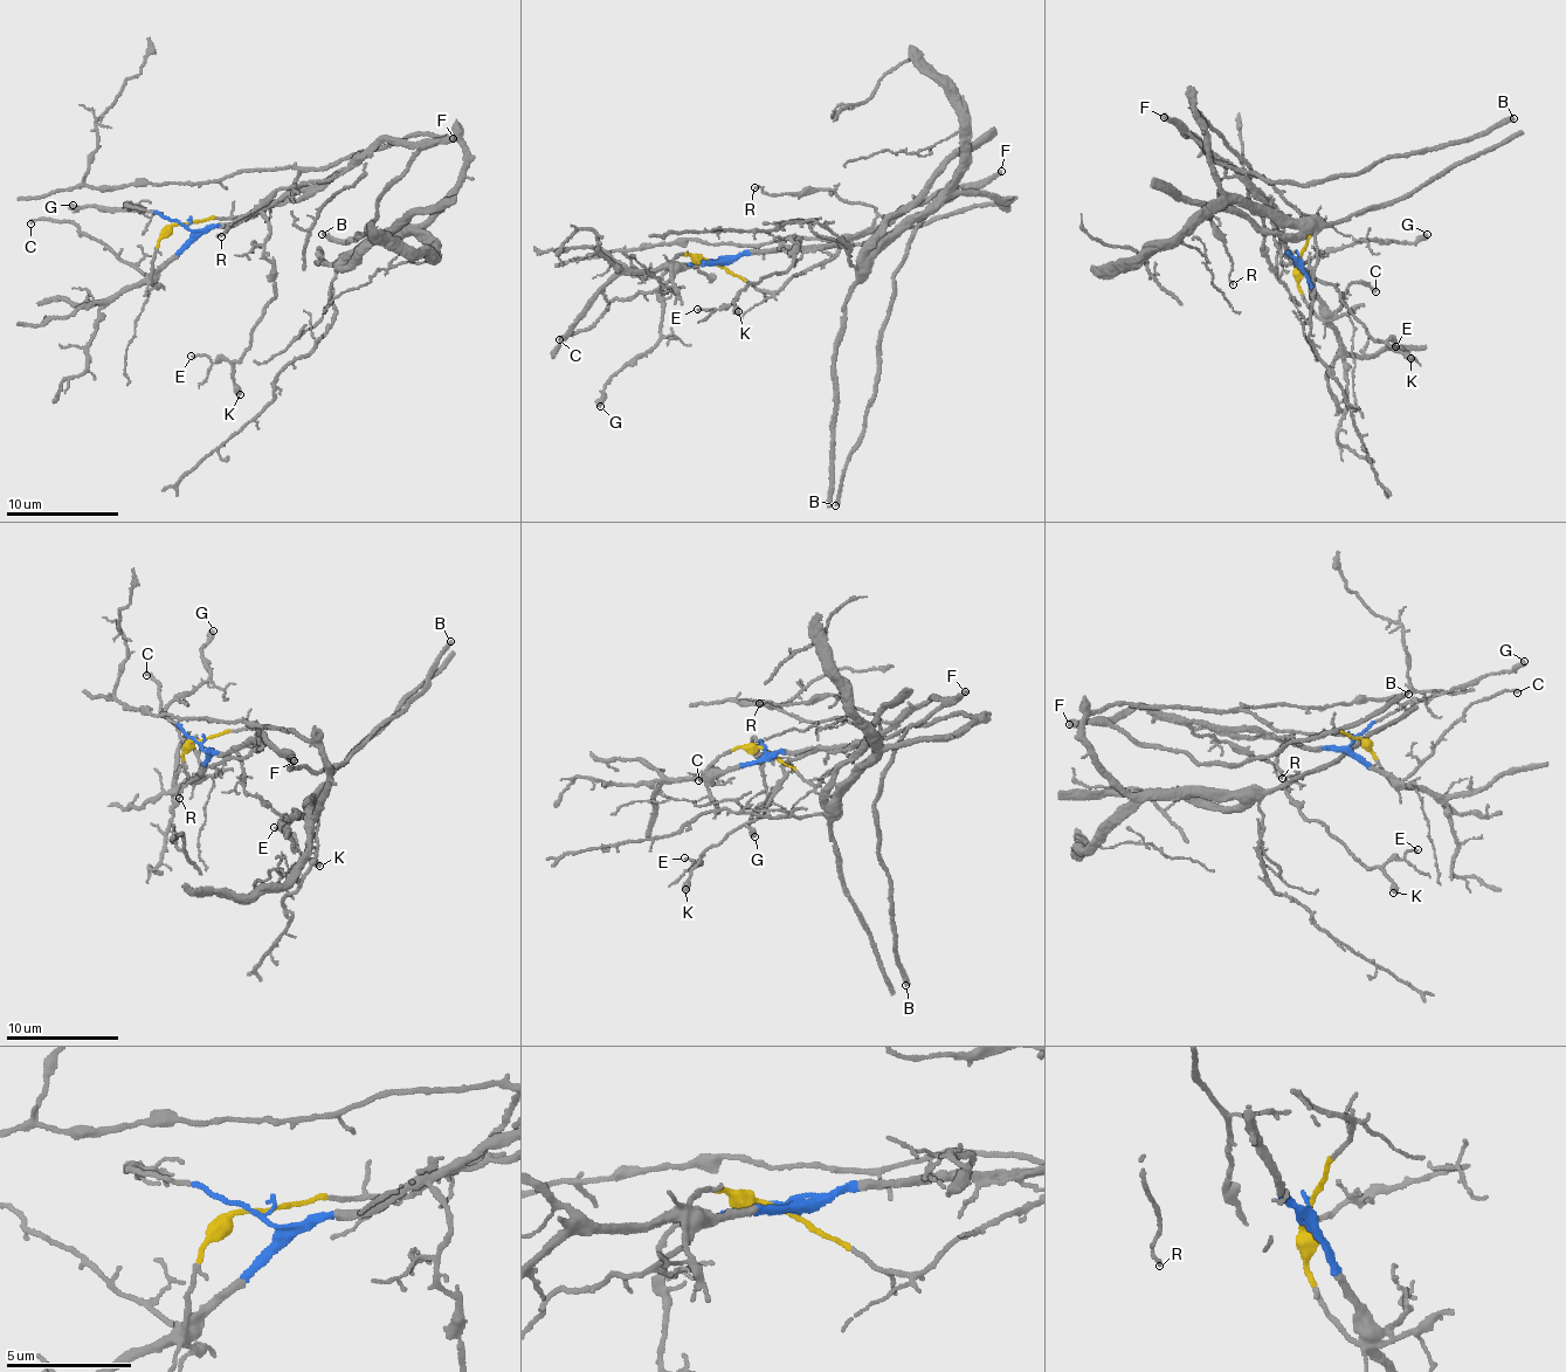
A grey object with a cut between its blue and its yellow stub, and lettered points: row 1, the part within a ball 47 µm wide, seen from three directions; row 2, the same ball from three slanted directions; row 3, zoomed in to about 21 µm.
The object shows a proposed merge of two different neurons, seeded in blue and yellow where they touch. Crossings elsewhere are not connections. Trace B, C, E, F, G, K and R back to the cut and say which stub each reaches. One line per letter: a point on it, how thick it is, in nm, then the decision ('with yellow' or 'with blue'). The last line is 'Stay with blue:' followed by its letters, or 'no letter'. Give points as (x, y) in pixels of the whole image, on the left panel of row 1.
B: (322, 234) | 260 nm | with blue
C: (30, 223) | 160 nm | with blue
E: (191, 356) | 110 nm | with blue
F: (453, 138) | 360 nm | with blue
G: (73, 205) | 380 nm | with blue
K: (240, 394) | 440 nm | with blue
R: (221, 236) | 120 nm | with blue
Stay with blue: B, C, E, F, G, K, R

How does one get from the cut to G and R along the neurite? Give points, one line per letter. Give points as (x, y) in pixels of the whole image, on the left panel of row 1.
G: (186, 225), (130, 208), (129, 202), (129, 211), (92, 206), (78, 212), (73, 205)
R: (186, 225), (190, 229), (236, 225), (252, 212), (323, 191), (336, 176), (273, 191), (220, 236)

